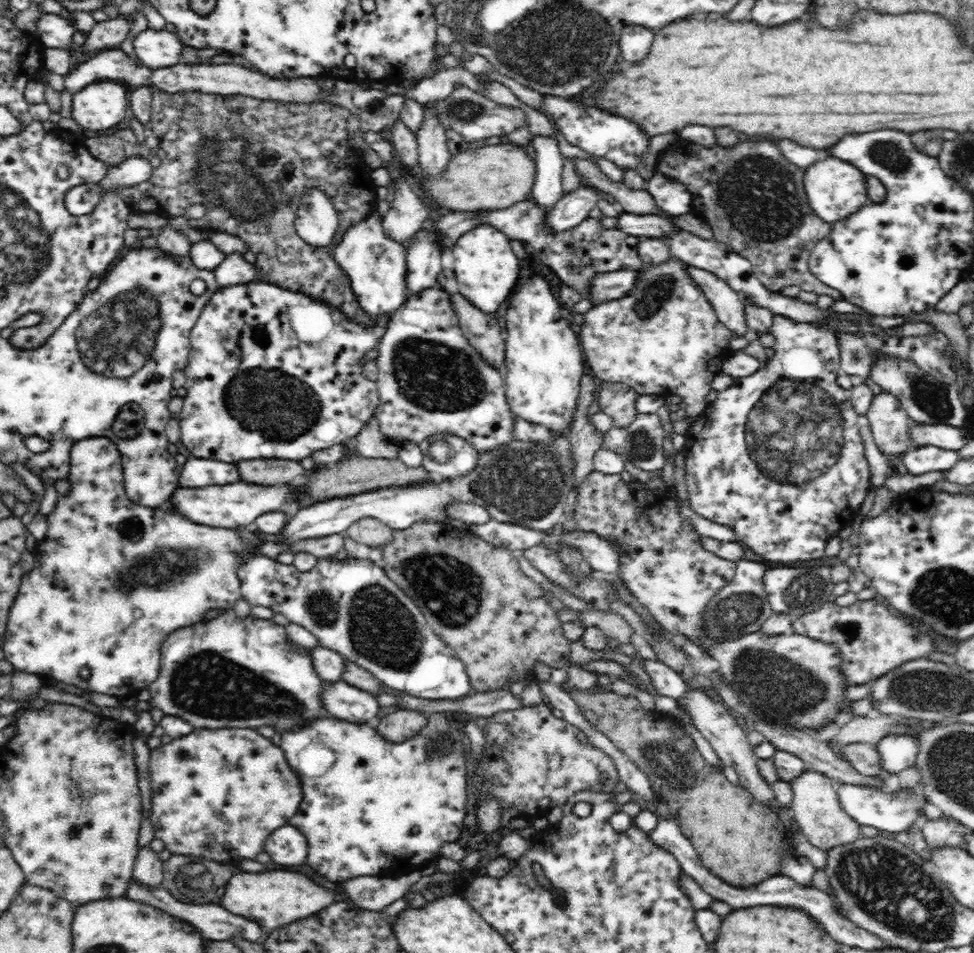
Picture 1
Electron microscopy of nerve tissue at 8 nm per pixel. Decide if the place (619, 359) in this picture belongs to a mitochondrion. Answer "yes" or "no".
no

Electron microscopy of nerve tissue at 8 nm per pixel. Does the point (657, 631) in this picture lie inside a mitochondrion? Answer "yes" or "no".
no

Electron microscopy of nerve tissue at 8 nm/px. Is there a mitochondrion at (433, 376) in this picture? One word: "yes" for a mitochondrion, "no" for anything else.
yes

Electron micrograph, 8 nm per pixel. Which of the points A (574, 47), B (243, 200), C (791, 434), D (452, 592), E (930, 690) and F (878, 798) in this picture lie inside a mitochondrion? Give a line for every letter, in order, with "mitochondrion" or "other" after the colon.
A: mitochondrion
B: mitochondrion
C: mitochondrion
D: mitochondrion
E: mitochondrion
F: other

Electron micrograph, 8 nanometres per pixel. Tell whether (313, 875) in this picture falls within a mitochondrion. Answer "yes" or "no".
no

